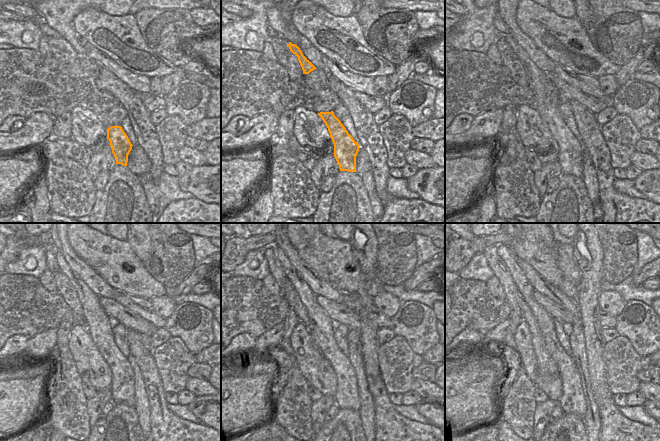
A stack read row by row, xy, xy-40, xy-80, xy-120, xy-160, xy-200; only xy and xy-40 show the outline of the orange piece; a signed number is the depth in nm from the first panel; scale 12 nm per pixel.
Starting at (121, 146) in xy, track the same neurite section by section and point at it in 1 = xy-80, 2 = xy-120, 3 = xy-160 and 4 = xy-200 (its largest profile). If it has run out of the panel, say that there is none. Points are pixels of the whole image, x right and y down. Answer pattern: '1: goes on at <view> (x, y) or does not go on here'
1: goes on at xy-80 (571, 152)
2: goes on at xy-120 (122, 385)
3: goes on at xy-160 (321, 330)
4: goes on at xy-200 (572, 401)

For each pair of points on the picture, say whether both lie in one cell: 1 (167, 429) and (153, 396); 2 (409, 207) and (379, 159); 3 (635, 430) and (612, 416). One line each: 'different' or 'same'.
1: same
2: same
3: same

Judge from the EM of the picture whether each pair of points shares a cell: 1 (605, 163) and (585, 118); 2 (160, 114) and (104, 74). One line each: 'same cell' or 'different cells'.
1: same cell
2: different cells

